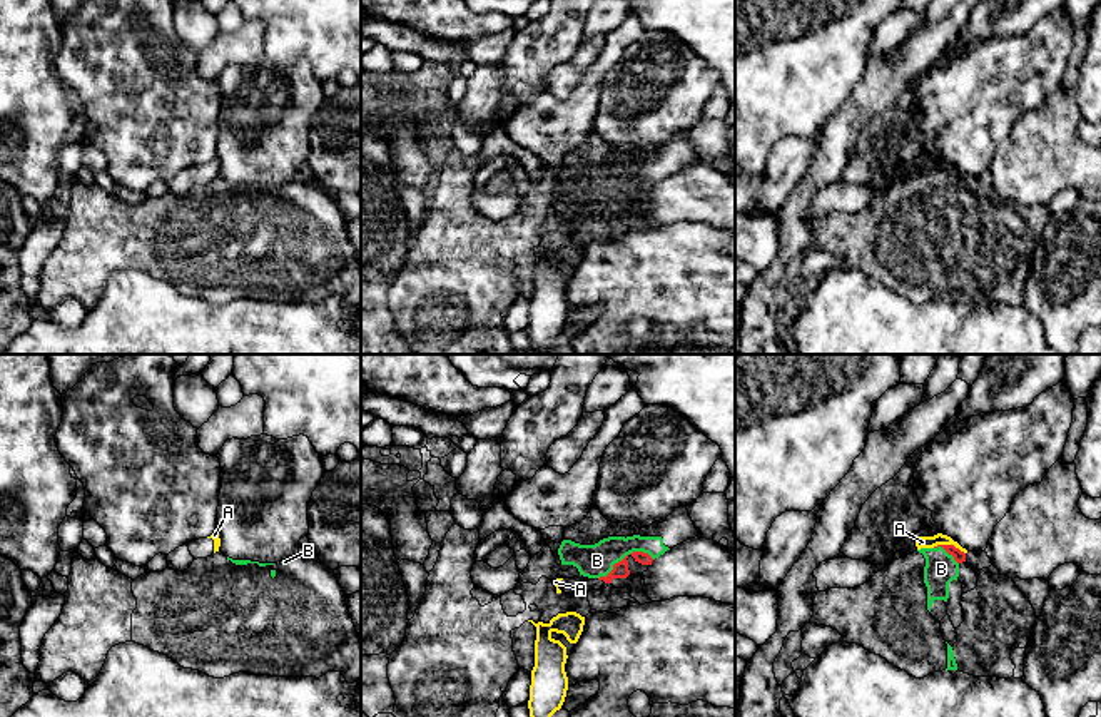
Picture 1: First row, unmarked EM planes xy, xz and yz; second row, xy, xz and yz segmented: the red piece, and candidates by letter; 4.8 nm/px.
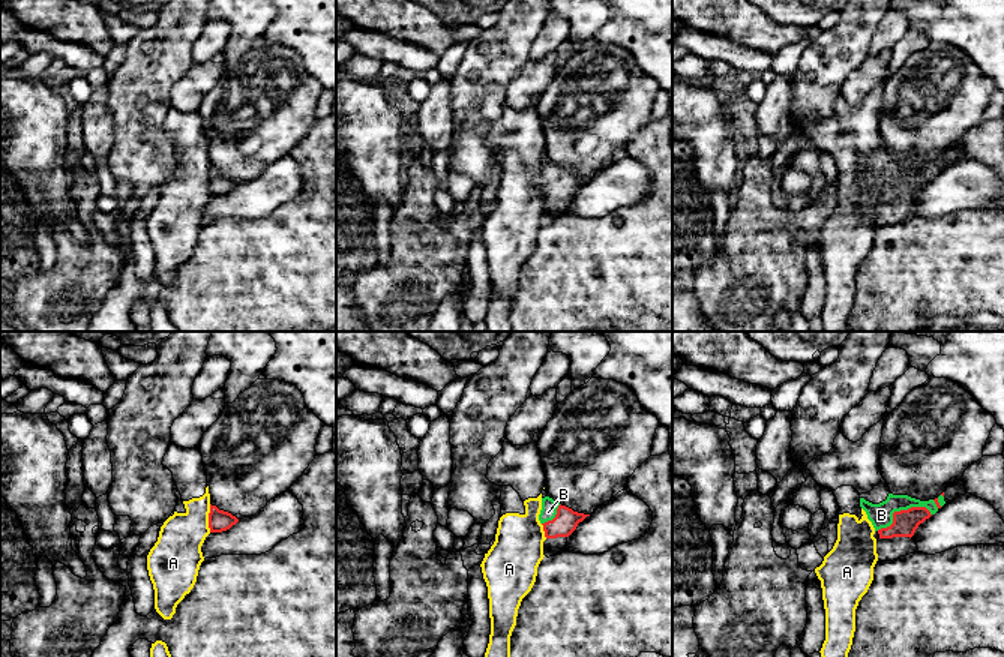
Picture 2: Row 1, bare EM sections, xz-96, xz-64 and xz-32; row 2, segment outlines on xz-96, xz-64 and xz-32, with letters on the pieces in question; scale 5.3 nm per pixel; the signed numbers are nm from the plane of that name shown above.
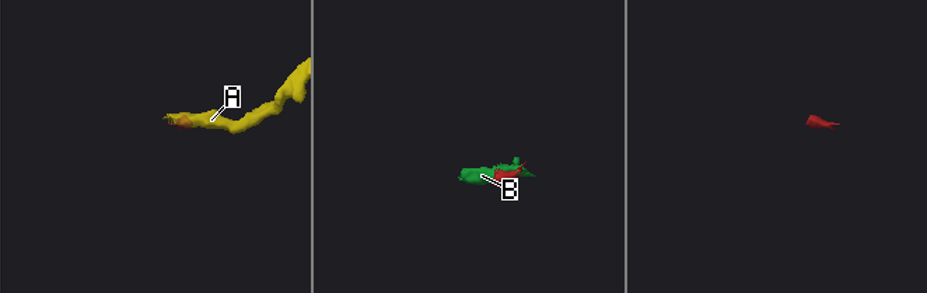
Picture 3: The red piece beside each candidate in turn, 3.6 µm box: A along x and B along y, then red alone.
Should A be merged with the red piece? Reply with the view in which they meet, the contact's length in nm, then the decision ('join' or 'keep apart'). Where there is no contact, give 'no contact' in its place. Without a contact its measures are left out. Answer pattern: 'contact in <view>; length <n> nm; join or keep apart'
contact in yz; length 160 nm; keep apart

